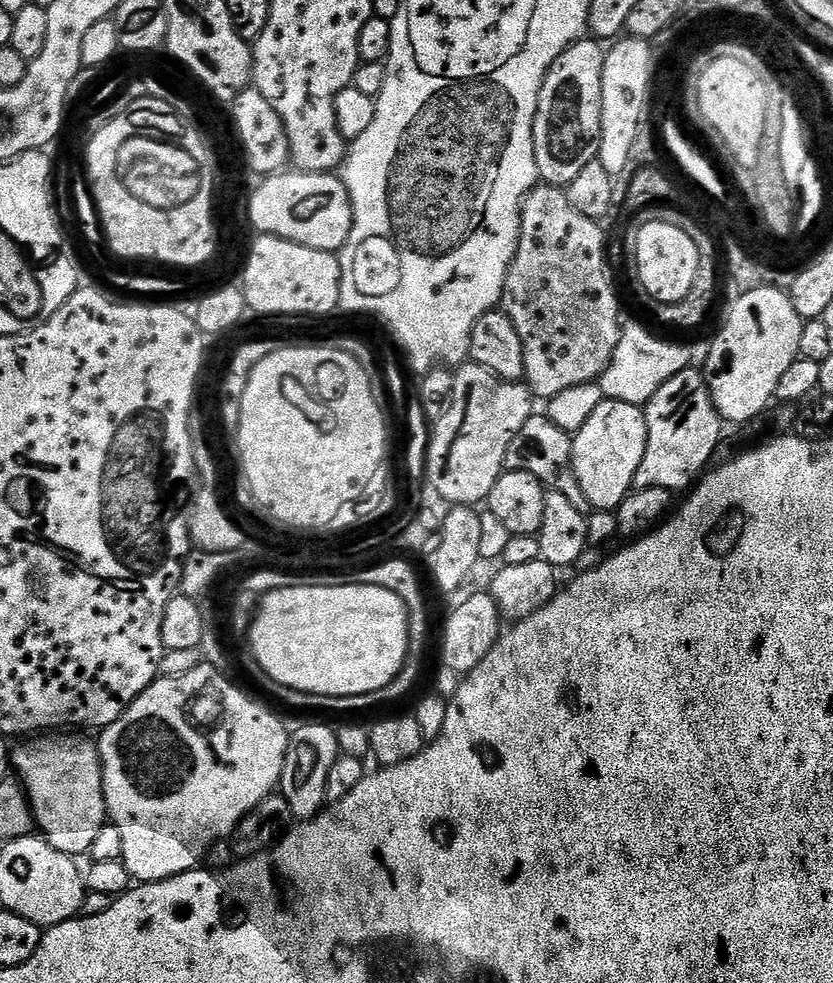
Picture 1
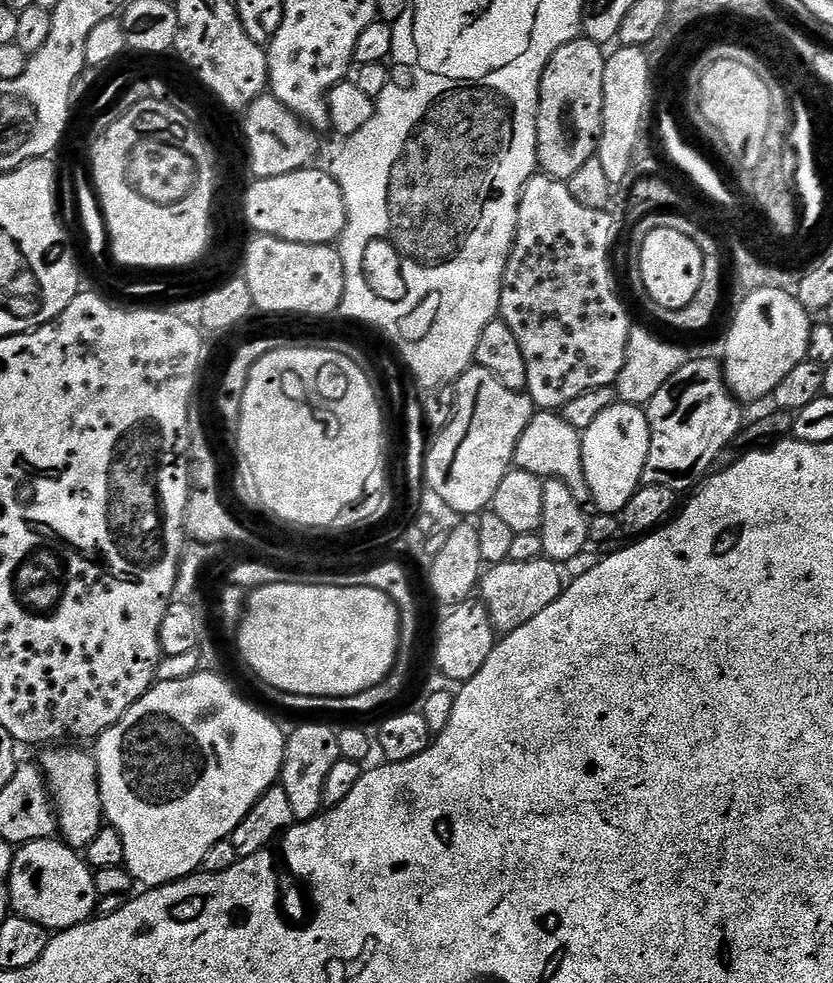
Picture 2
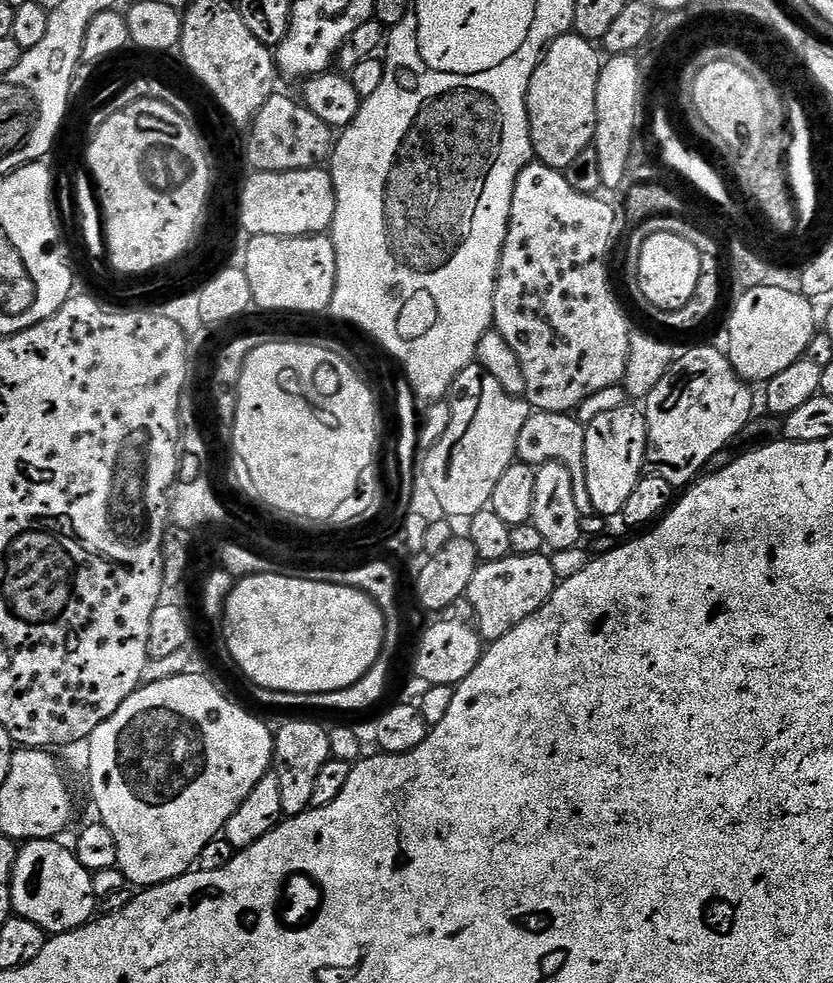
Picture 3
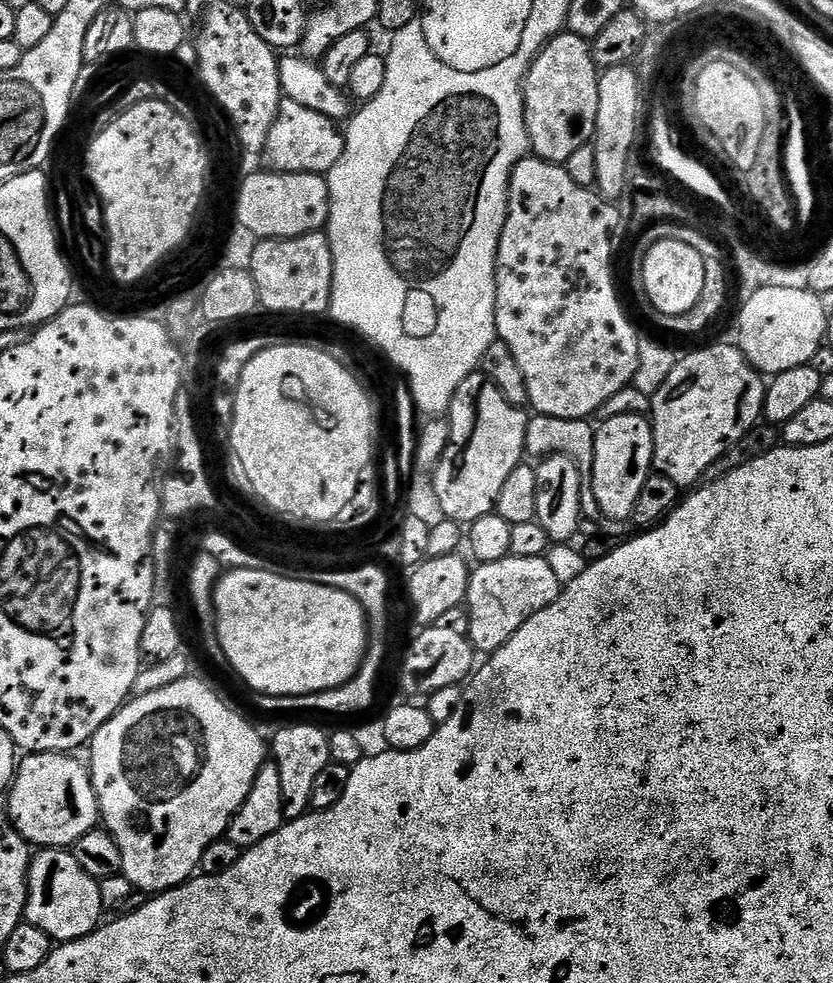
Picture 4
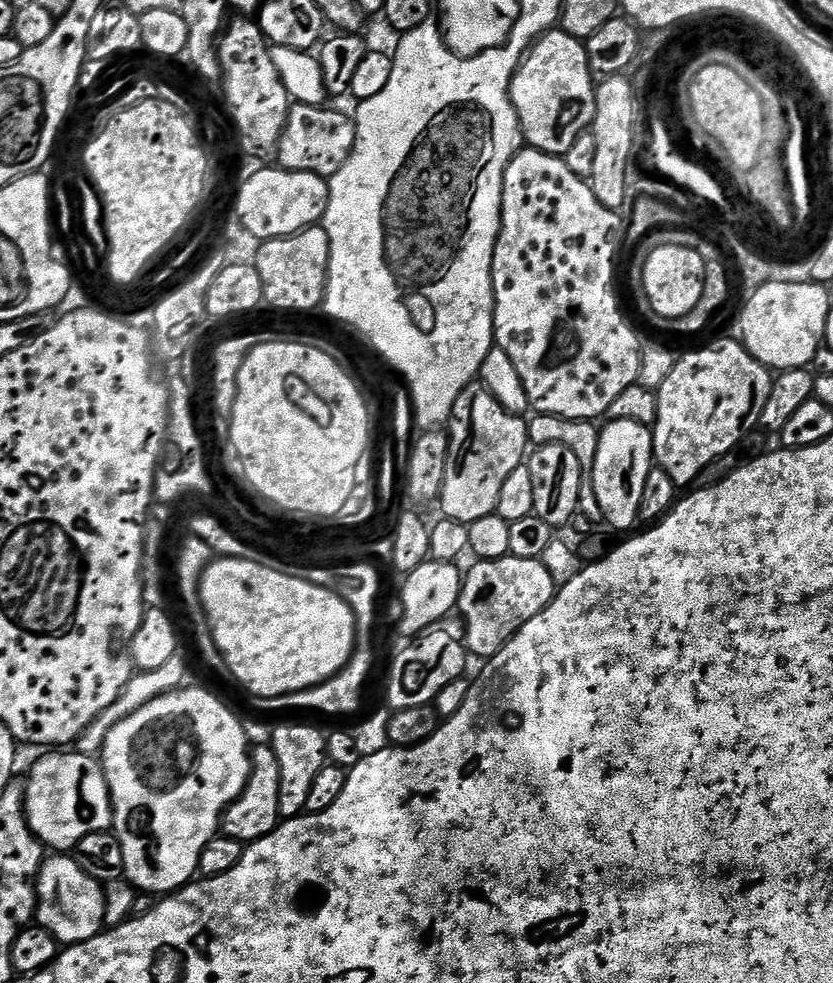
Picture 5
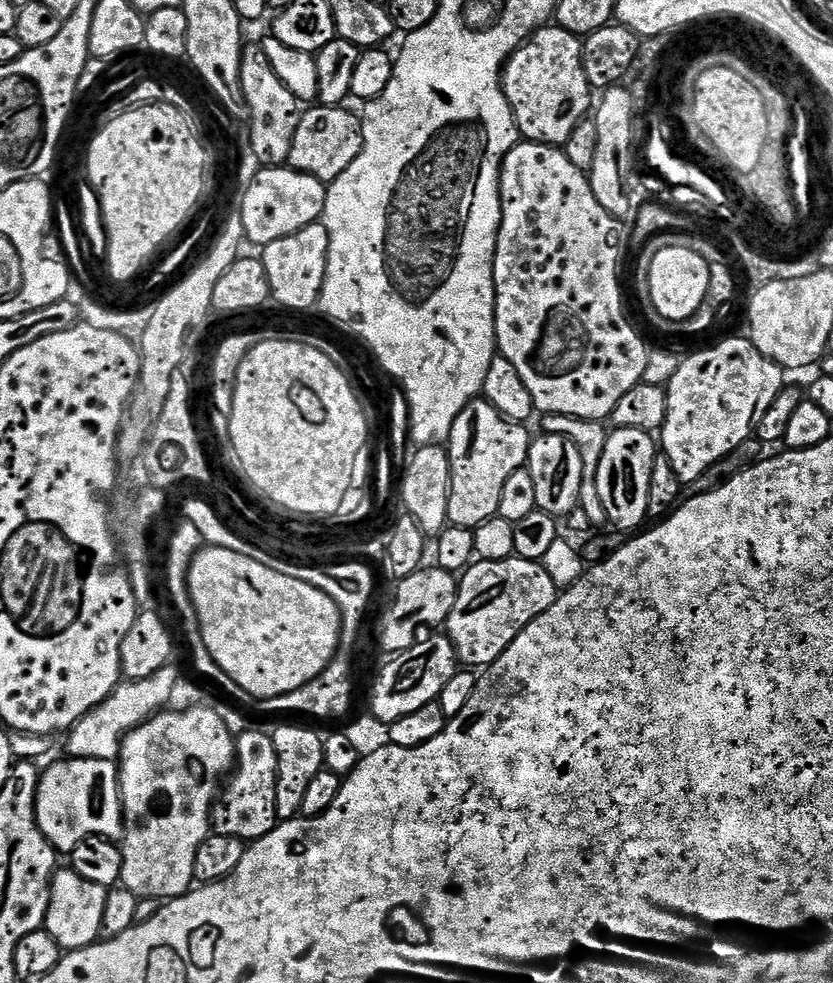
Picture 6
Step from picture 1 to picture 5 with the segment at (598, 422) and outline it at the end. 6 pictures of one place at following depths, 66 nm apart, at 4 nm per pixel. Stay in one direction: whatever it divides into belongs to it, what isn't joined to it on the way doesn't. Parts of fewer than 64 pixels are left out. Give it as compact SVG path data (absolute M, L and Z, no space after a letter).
M608 420L605 425L600 428L598 454L594 458L594 494L598 494L598 506L602 506L603 523L631 533L640 520L642 490L646 490L646 478L654 467L652 428L629 420Z

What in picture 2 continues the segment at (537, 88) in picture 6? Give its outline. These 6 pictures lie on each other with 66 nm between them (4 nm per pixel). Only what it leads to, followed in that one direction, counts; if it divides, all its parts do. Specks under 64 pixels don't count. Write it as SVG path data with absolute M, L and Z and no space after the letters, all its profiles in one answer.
M577 38L549 58L540 79L538 126L539 167L547 175L567 182L580 167L597 155L604 117L602 82L606 74L606 52L593 40Z

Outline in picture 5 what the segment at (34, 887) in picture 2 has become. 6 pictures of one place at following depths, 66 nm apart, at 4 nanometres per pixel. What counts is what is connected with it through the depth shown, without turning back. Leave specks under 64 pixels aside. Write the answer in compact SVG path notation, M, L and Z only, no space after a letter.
M52 854L36 875L35 923L45 928L61 945L81 944L98 933L104 926L104 885L90 878L75 858L68 854Z

